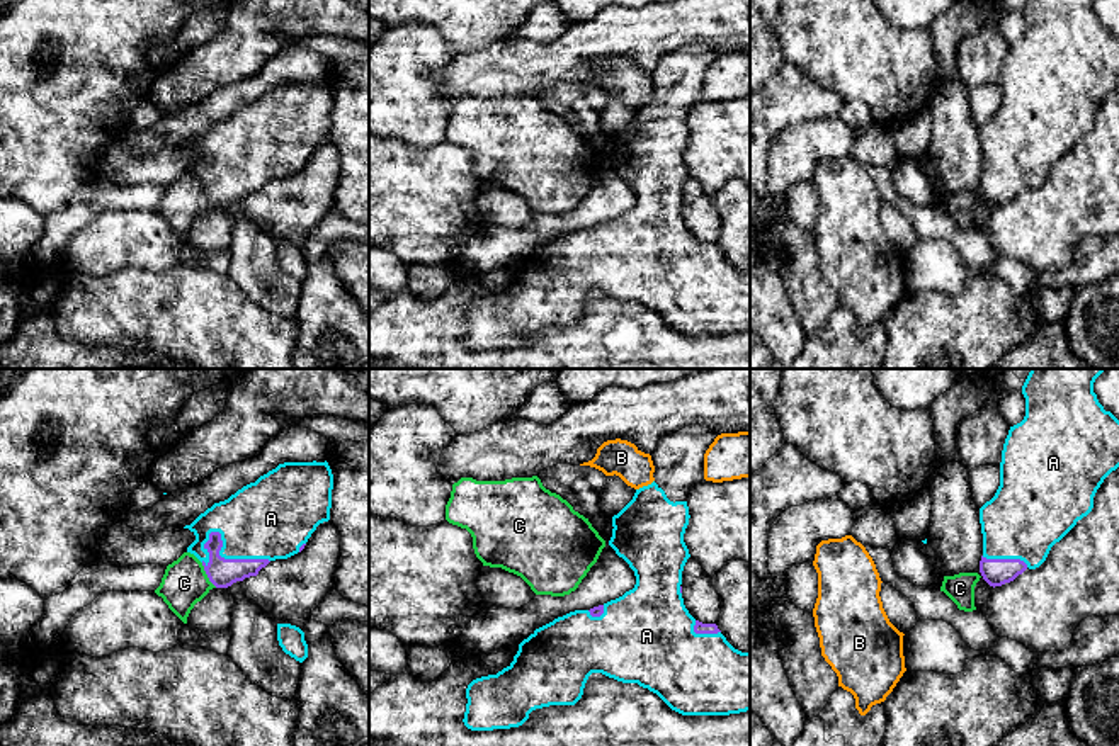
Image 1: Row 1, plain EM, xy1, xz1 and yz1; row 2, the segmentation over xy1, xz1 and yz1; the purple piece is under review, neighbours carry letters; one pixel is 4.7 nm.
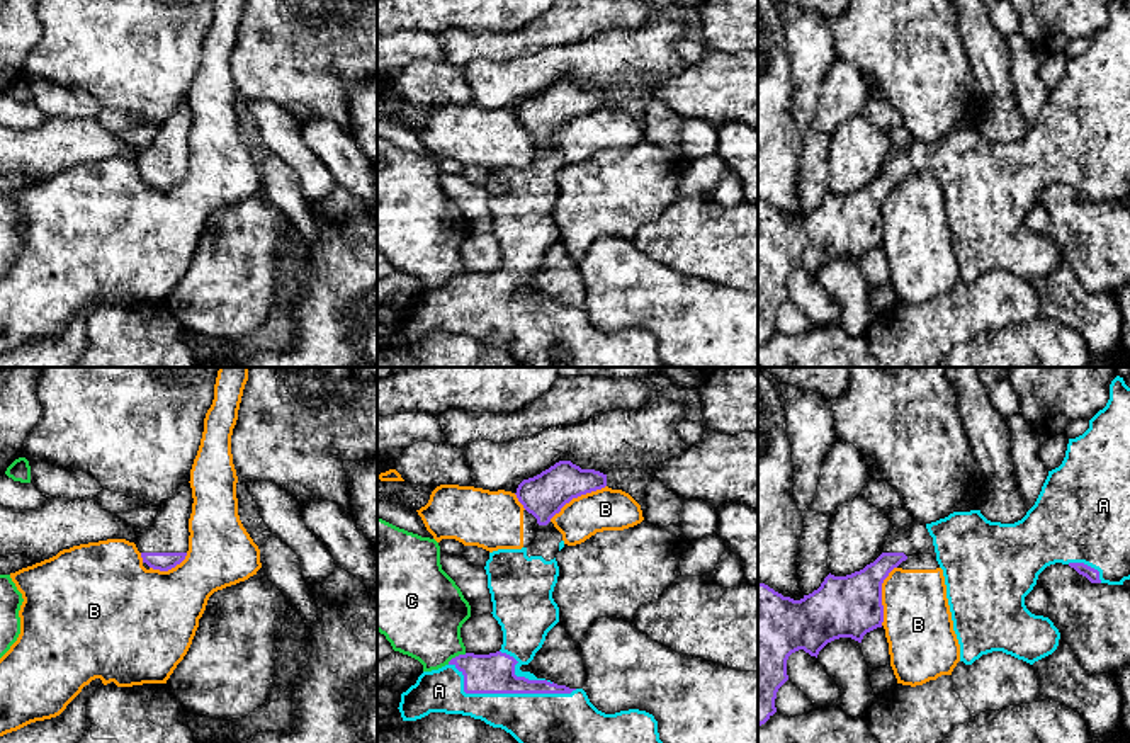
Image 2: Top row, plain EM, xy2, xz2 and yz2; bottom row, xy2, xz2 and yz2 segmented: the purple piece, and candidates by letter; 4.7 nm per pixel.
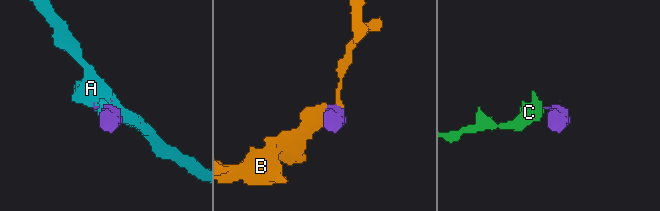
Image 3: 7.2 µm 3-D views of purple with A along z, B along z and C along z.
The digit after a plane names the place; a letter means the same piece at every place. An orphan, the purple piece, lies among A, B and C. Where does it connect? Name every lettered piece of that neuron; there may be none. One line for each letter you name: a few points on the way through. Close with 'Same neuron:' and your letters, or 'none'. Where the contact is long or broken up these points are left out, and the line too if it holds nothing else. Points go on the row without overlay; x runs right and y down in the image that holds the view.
Same neuron: A

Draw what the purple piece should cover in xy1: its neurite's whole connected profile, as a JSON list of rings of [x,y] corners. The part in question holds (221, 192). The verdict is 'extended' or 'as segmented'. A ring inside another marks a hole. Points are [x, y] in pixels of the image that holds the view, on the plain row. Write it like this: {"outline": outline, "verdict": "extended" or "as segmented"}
{"outline": [[[284,82],[201,133],[189,148],[196,160],[187,167],[204,185],[216,207],[257,195],[270,180],[301,172],[323,141],[330,139],[333,93],[328,82]]], "verdict": "extended"}

